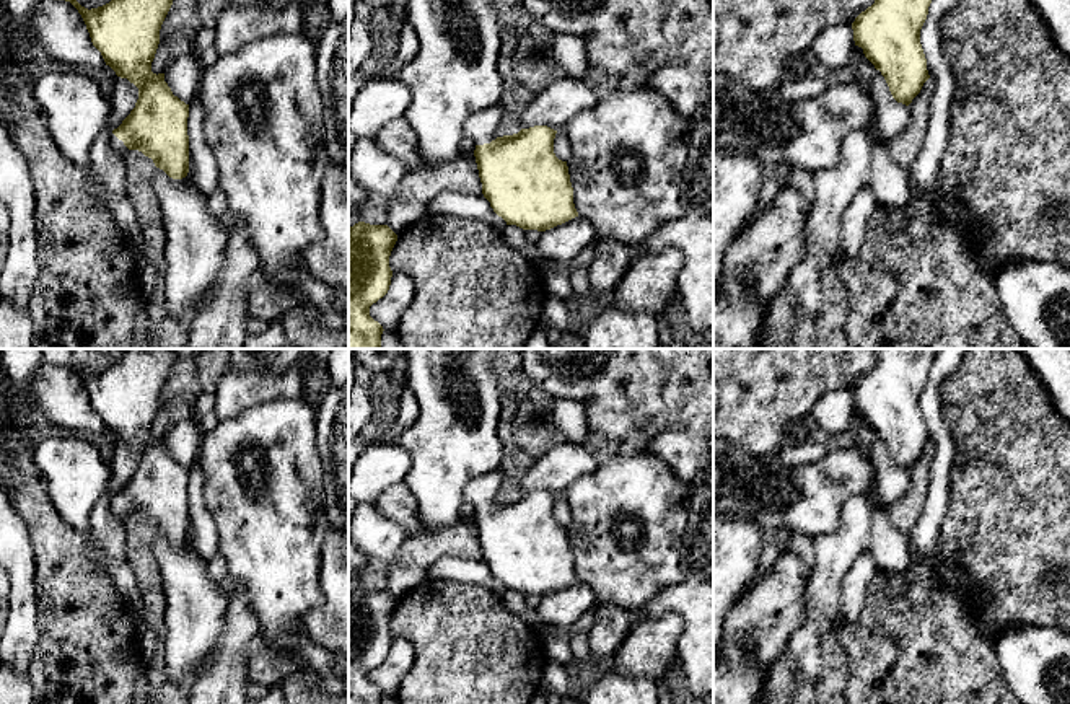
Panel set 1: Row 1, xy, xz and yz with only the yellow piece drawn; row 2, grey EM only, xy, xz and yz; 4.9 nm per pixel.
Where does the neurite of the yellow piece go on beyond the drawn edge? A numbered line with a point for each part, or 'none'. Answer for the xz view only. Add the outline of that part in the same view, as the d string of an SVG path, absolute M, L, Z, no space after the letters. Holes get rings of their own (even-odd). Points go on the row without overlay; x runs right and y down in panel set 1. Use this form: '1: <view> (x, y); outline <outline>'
1: xz (482, 492); outline M500 468L487 476L480 476L471 481L464 489L464 502L472 505L476 510L490 508L498 502L498 491L502 487Z

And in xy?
1: xy (118, 512); outline M114 499L111 500L111 515L124 525L130 518L124 507L119 505Z

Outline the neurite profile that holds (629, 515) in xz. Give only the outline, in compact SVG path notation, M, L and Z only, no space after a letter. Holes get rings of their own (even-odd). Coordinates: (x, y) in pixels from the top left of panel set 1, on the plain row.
M647 450L616 455L593 473L580 476L564 497L572 510L567 531L575 574L599 603L635 611L663 588L682 580L681 549L691 484L679 479L656 455Z

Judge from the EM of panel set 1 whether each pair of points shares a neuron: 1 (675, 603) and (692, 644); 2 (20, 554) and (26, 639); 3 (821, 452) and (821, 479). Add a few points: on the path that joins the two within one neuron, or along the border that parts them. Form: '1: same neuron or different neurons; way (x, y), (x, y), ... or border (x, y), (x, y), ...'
1: same neuron; way (684, 611), (692, 620), (692, 634)
2: same neuron; way (21, 576), (25, 618)
3: different neurons; border (831, 450), (820, 460), (784, 468)

